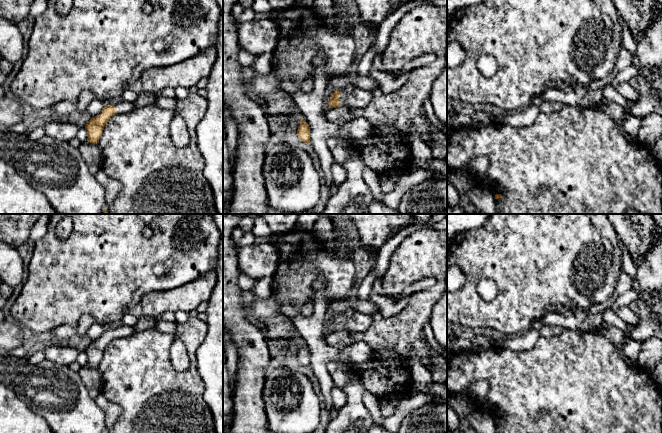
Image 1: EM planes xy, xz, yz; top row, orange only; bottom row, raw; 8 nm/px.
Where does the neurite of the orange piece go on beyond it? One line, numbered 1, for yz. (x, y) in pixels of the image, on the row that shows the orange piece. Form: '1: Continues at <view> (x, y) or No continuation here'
1: No continuation here

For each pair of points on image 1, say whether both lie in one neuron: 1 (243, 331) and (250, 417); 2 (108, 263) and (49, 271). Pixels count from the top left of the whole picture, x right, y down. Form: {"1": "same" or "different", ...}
{"1": "same", "2": "same"}

